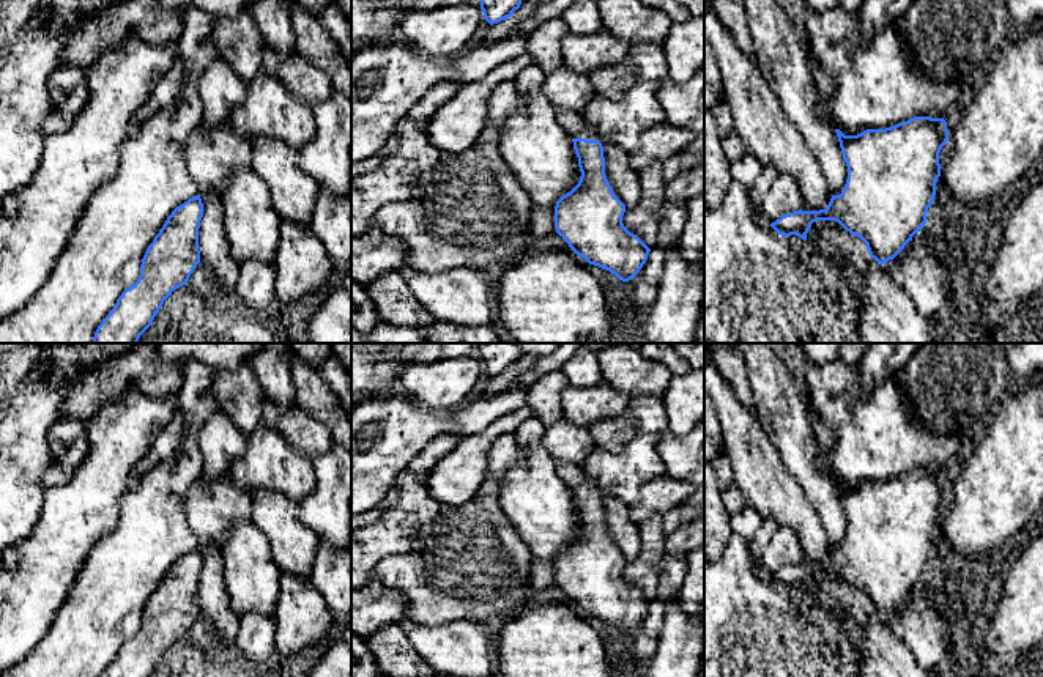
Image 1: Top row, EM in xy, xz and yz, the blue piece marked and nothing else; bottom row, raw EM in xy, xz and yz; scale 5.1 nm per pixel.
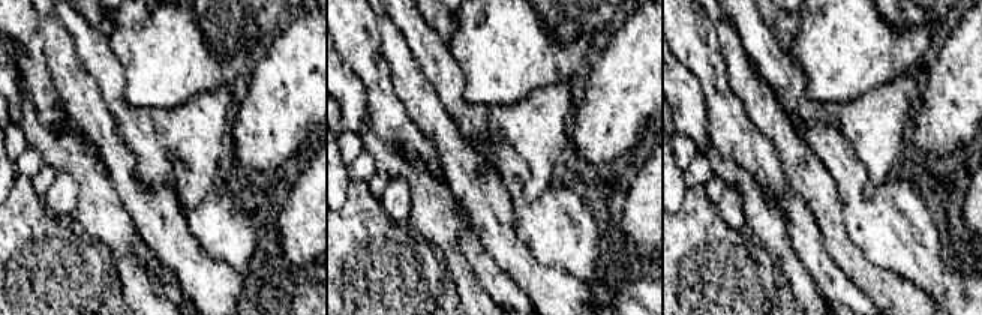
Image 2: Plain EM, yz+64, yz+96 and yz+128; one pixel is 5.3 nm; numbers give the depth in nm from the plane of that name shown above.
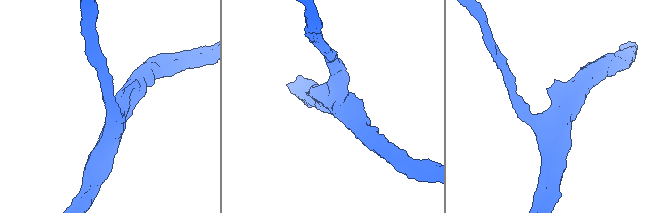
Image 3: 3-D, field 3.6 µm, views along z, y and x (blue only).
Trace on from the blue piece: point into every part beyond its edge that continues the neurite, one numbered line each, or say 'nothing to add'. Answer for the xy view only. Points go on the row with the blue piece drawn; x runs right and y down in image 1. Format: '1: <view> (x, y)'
nothing to add

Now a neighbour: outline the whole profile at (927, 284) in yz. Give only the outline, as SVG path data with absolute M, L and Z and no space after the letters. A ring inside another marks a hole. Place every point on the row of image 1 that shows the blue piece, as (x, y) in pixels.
M909 241L893 260L882 266L937 332L944 324L953 293L947 271L917 241Z

